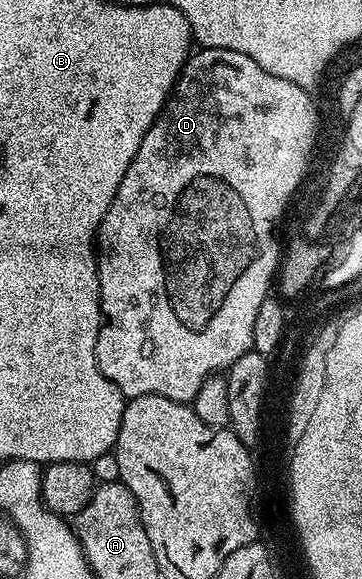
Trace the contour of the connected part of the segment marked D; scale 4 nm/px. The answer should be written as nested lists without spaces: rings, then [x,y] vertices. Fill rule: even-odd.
[[[201,48],[194,51],[181,67],[169,99],[165,101],[164,108],[147,134],[143,134],[143,142],[139,142],[139,150],[135,158],[131,158],[131,166],[127,166],[127,174],[123,174],[123,182],[119,182],[119,190],[95,232],[101,315],[103,320],[113,320],[113,328],[102,324],[95,354],[99,370],[120,390],[122,396],[162,396],[180,404],[189,404],[195,394],[199,394],[199,386],[203,386],[207,377],[224,373],[243,353],[252,349],[255,314],[259,314],[259,306],[270,299],[269,287],[274,287],[279,269],[272,238],[273,221],[277,221],[285,196],[288,196],[293,184],[297,183],[313,124],[319,119],[319,112],[309,96],[312,95],[306,89],[295,86],[295,82],[267,74],[259,62],[235,50]]]

